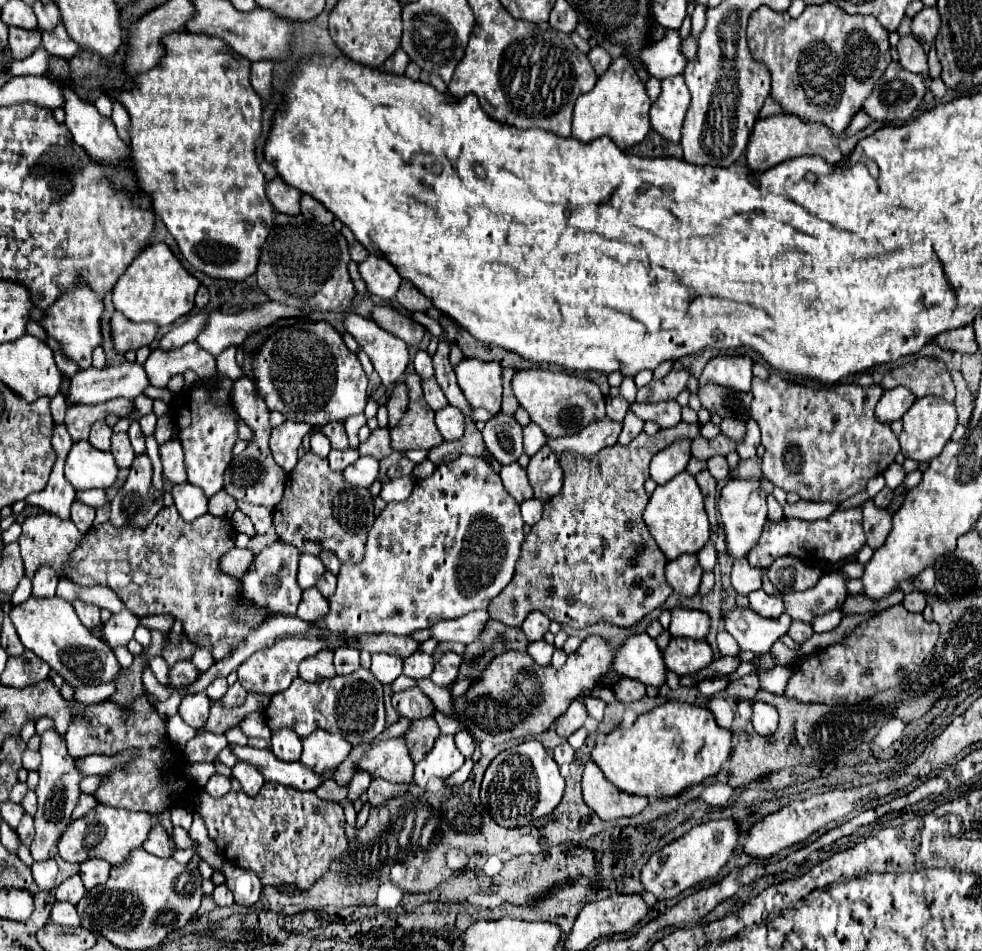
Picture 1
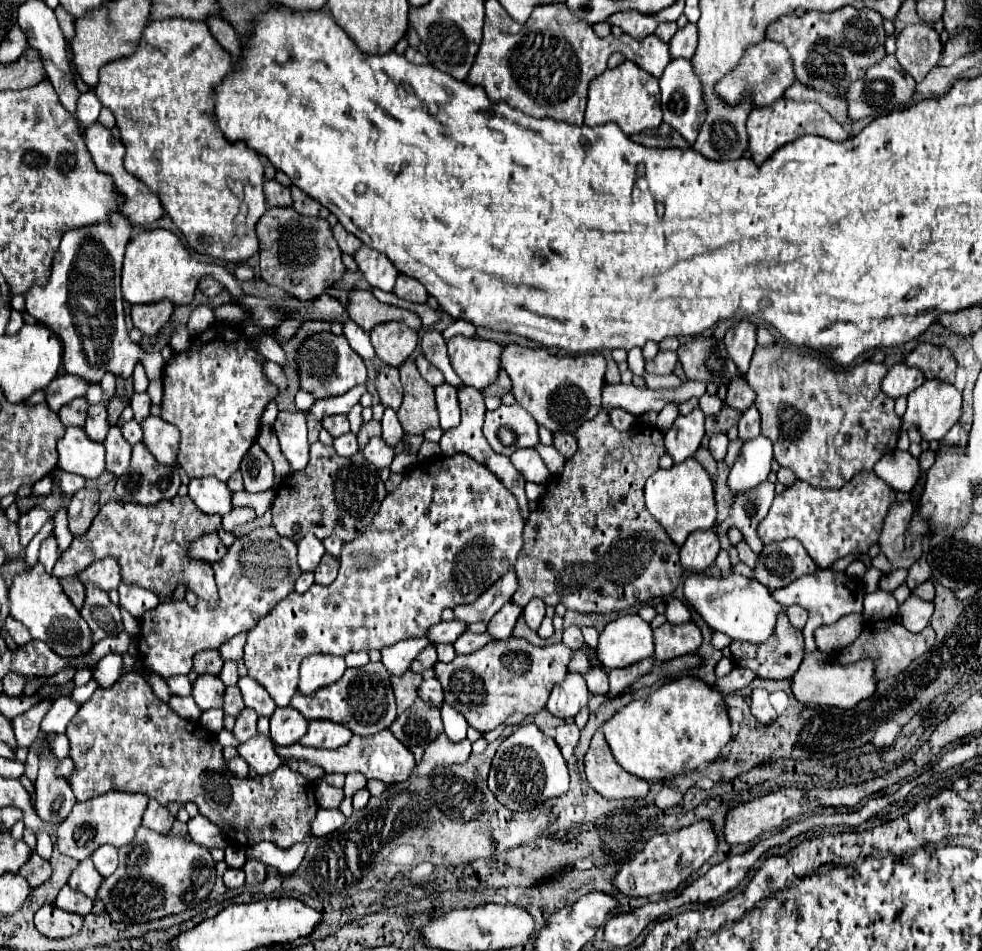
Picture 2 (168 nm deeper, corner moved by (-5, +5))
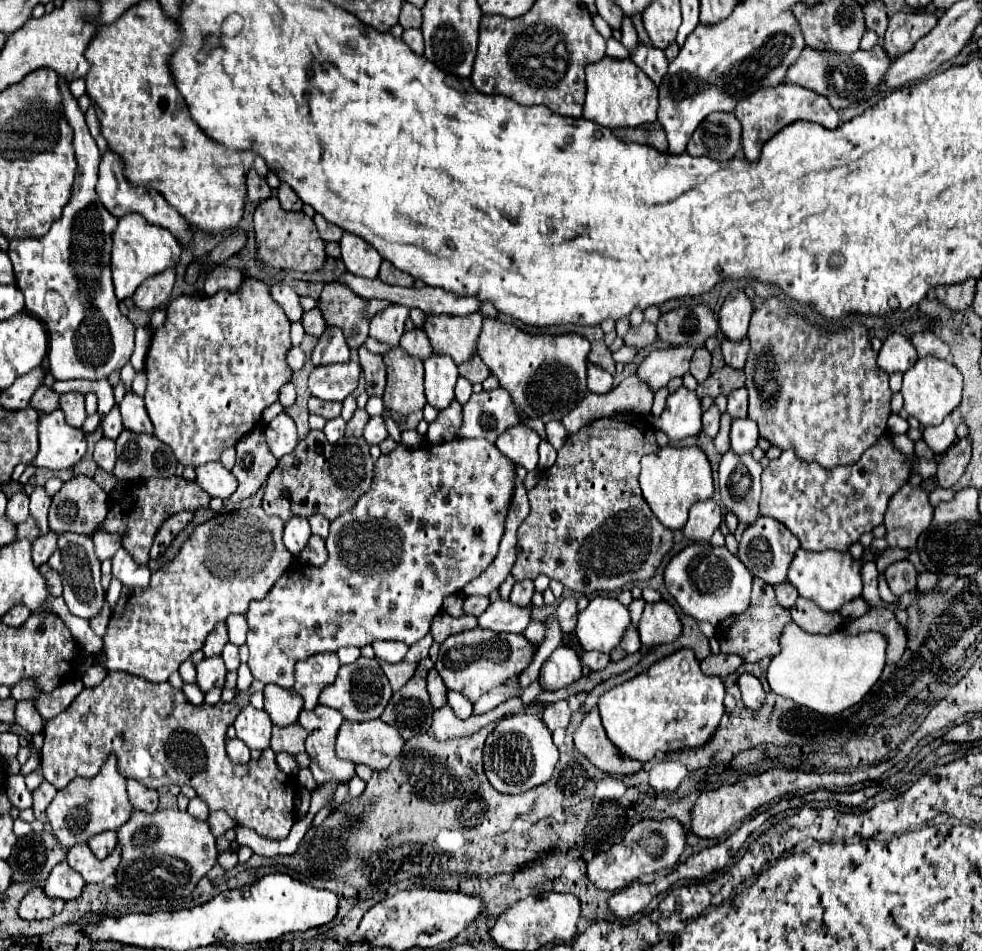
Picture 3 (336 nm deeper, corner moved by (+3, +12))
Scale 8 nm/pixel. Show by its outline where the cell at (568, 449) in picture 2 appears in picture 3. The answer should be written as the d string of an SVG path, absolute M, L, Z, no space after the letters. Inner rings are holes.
M631 374L609 394L597 396L593 392L587 392L585 400L581 400L581 404L577 404L577 408L573 408L573 412L563 418L563 424L569 432L575 432L593 422L595 418L611 414L631 412L647 416L651 412L651 404L653 390L649 388L649 384L641 382L637 374Z

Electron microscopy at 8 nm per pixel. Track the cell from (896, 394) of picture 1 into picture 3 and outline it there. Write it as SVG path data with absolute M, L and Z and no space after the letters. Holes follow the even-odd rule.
M891 332L879 350L877 364L887 374L893 374L893 372L907 372L915 364L915 360L917 350L913 348L911 338L899 332Z

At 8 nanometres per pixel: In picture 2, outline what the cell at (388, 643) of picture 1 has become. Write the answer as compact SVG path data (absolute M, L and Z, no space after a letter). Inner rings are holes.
M453 619L453 621L441 621L441 623L437 623L437 627L431 627L425 637L427 637L427 641L431 645L453 643L465 629L467 629L467 625L461 623L461 621L457 621L457 619Z

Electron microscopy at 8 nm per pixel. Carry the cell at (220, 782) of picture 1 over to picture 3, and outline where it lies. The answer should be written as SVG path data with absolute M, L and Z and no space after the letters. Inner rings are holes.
M233 738L227 742L227 754L235 764L247 764L251 760L251 750L247 748L245 742Z

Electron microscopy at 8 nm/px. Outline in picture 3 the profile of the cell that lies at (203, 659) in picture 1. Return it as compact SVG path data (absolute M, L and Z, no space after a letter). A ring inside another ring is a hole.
M229 616L227 618L227 628L229 628L229 642L243 646L245 644L245 636L247 636L247 620L245 616Z

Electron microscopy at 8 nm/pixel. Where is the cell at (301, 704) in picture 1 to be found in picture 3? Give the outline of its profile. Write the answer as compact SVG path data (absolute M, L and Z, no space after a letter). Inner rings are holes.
M361 656L357 662L353 662L349 666L341 666L337 680L321 692L319 702L337 708L345 720L367 722L367 720L375 720L381 716L389 698L391 698L391 686L389 686L387 676L383 674L379 662L375 658L369 660L369 658Z

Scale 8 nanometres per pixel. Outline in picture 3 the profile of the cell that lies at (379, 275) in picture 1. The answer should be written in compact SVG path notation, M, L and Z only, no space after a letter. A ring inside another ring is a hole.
M345 232L339 240L339 246L341 246L341 260L345 262L345 268L351 274L363 278L377 278L383 258L369 242Z

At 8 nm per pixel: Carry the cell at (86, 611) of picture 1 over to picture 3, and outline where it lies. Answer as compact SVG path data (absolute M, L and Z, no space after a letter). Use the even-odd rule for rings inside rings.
M41 564L39 572L41 572L41 576L45 578L49 592L51 592L53 596L61 596L61 594L63 594L63 586L61 586L61 576L59 576L59 572L55 572L53 568L49 568L49 564Z

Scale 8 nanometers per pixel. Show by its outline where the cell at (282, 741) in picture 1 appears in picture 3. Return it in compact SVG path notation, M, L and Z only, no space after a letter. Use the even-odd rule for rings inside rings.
M277 684L265 686L265 710L271 716L271 722L277 726L289 726L297 720L303 710L301 696L287 688L277 688Z

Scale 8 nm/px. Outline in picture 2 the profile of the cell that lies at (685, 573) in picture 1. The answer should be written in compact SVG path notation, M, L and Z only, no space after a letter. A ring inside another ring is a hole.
M713 529L695 531L693 535L689 535L689 539L679 551L681 567L687 573L703 573L707 567L713 565L719 549L719 539L713 533Z

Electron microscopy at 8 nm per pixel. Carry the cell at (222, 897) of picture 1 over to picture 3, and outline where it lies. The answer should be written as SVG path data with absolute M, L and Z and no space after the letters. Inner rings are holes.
M225 850L219 854L219 864L225 868L225 870L231 870L237 866L237 852L235 850Z

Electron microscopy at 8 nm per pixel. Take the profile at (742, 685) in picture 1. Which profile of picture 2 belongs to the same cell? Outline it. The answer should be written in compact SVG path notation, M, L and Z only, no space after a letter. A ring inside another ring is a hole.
M733 667L733 671L721 679L717 679L717 685L723 689L725 695L735 693L739 689L745 689L757 675L753 675L749 669L741 669L741 667Z

